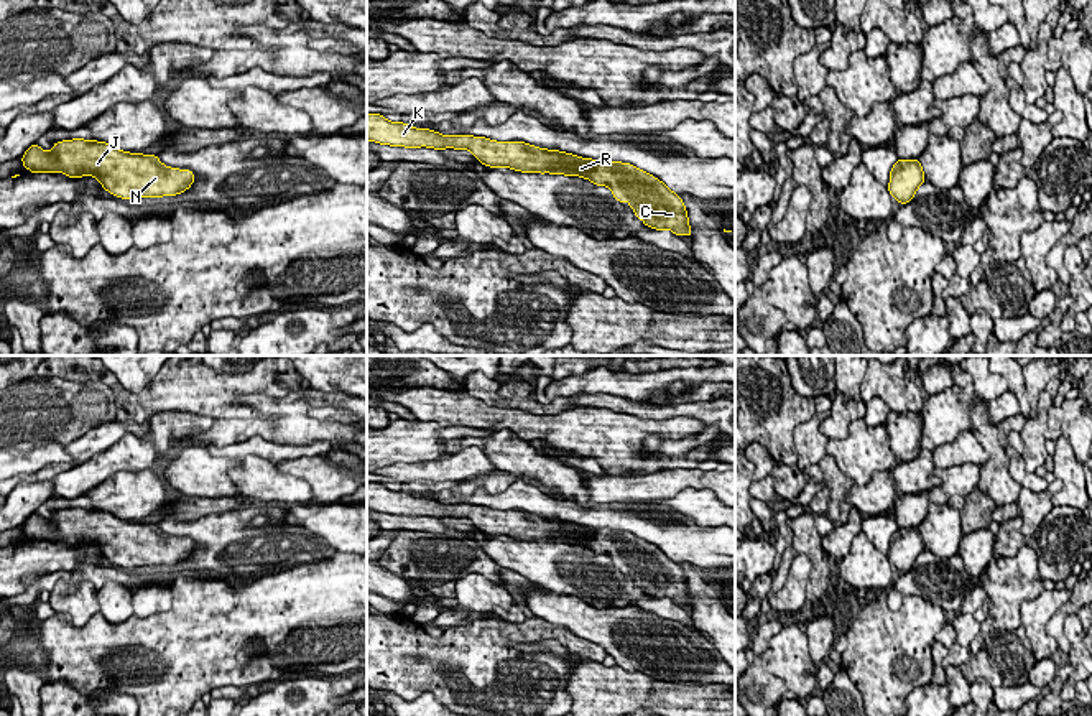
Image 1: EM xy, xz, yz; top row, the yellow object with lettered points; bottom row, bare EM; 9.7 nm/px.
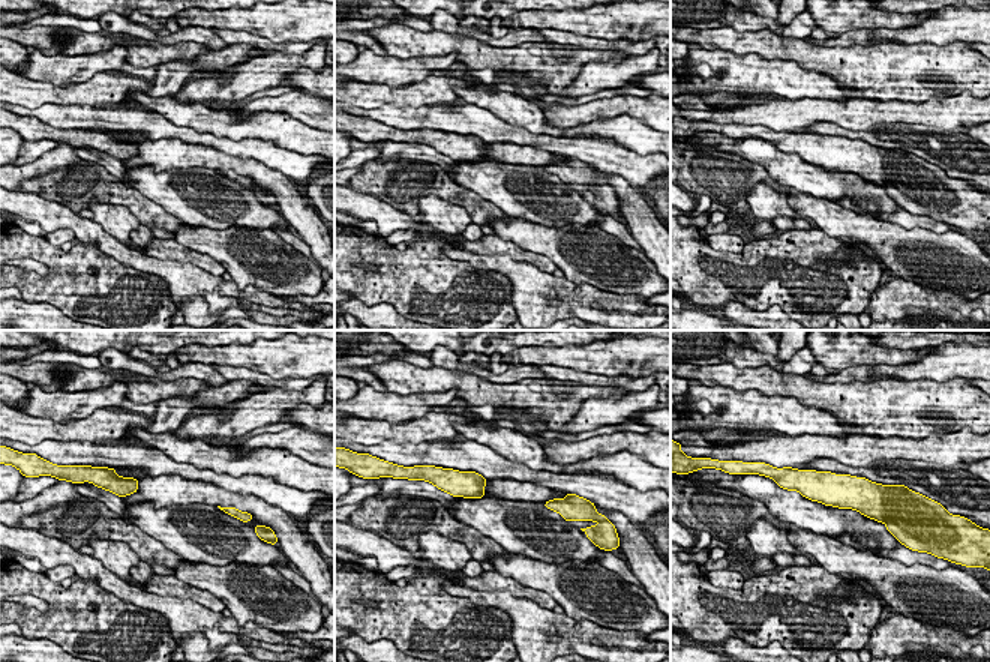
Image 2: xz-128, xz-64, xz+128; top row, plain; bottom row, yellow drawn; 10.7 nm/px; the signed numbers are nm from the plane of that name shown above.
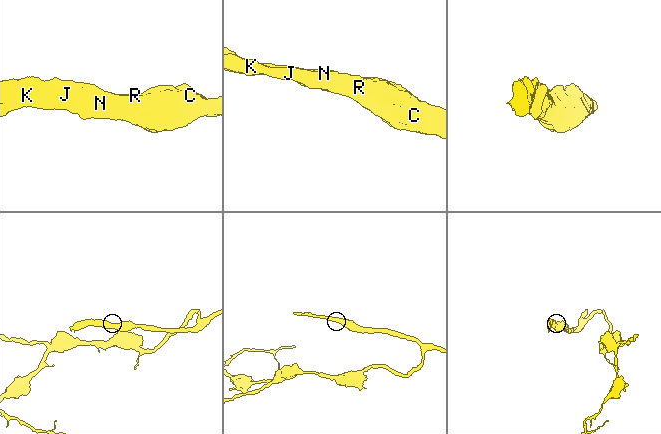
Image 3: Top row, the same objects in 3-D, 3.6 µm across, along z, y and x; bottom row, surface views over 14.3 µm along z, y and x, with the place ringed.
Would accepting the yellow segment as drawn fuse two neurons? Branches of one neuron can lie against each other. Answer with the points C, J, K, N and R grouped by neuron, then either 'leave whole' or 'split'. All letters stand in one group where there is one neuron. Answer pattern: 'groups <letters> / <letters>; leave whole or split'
groups C J K N R; leave whole

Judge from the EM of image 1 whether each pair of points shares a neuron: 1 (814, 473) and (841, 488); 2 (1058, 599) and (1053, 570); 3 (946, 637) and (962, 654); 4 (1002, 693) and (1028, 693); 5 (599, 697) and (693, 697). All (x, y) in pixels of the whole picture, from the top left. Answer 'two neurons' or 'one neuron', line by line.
1: two neurons
2: two neurons
3: two neurons
4: one neuron
5: one neuron

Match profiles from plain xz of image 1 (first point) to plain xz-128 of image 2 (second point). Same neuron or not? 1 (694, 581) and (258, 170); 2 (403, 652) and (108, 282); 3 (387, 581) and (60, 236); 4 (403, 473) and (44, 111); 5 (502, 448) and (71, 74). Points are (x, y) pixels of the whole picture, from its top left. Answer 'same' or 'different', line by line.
1: same
2: same
3: different
4: different
5: different

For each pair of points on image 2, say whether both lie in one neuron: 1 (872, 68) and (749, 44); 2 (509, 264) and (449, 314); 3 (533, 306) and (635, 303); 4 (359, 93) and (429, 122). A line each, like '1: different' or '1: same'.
1: same
2: different
3: same
4: different

